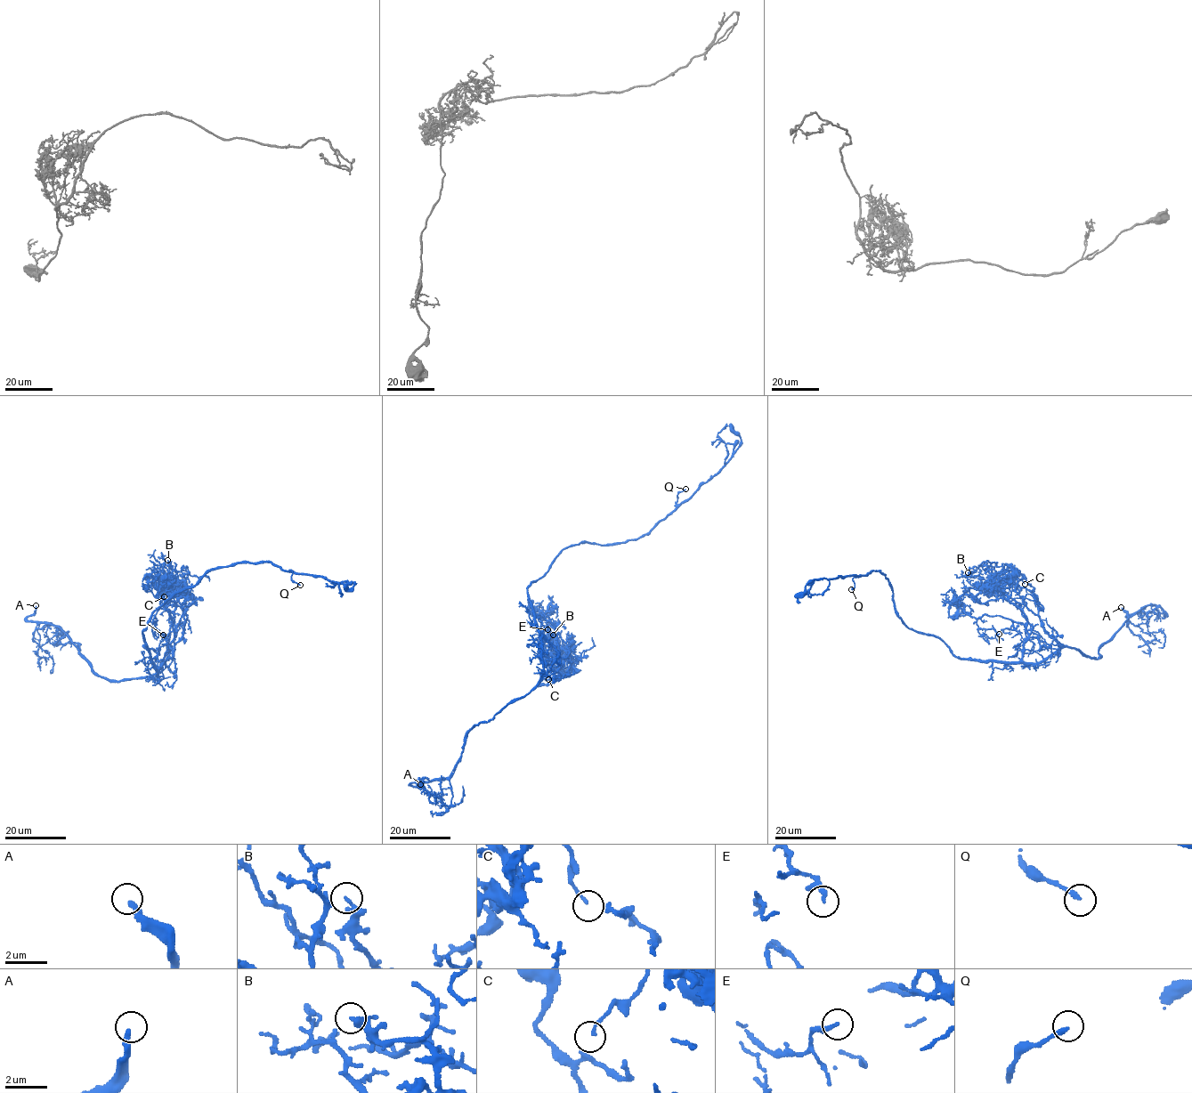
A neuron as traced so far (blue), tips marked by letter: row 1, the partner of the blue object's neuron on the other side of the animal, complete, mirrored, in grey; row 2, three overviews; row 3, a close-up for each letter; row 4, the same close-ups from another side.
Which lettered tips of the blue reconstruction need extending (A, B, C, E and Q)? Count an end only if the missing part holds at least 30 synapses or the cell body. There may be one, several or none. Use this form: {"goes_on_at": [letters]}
{"goes_on_at": ["A", "B"]}

